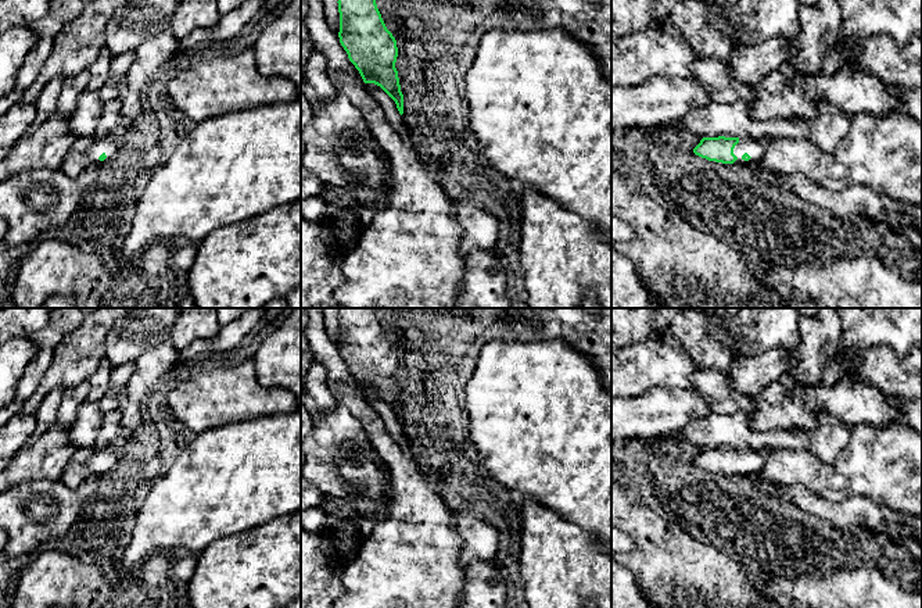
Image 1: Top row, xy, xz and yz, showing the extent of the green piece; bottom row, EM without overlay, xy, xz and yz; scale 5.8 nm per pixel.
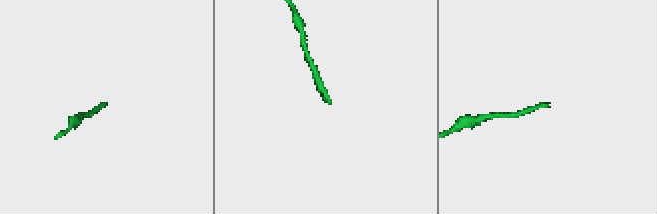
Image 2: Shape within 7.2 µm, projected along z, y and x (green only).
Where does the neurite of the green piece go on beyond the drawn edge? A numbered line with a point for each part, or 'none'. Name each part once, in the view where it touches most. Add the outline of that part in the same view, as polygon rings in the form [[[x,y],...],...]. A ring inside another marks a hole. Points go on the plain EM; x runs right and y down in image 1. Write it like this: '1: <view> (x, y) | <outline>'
1: yz (752, 457) | [[[743,448],[733,459],[738,468],[735,475],[760,473],[763,471],[765,458],[758,448]]]

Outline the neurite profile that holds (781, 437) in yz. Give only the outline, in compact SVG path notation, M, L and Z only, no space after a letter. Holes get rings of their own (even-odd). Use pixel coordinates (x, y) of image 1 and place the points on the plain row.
M742 411L696 418L671 436L702 448L743 450L760 448L764 444L775 448L808 448L808 436L804 429L776 429L760 436L749 426L747 415Z

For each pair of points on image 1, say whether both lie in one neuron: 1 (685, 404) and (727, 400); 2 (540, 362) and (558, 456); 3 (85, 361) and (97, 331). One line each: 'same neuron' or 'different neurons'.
1: different neurons
2: same neuron
3: same neuron

